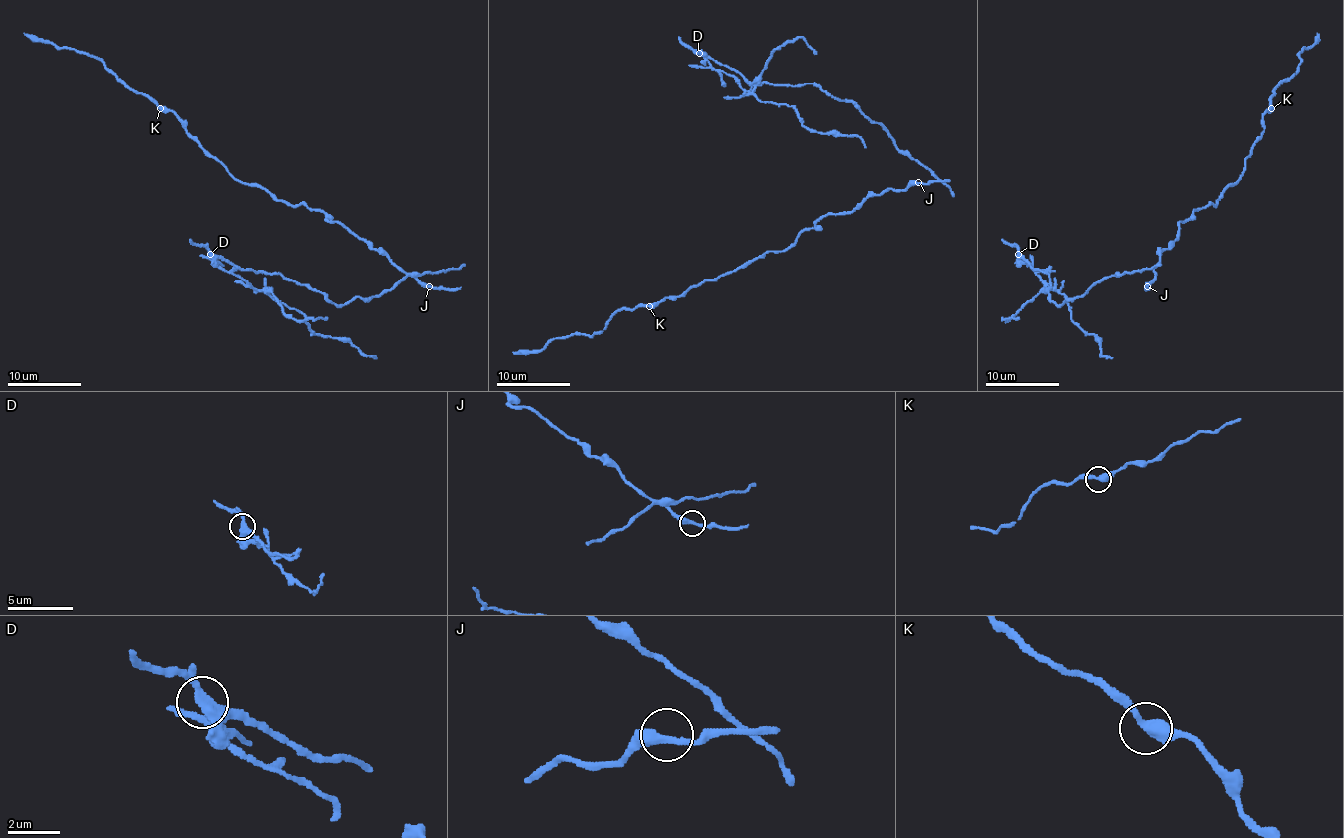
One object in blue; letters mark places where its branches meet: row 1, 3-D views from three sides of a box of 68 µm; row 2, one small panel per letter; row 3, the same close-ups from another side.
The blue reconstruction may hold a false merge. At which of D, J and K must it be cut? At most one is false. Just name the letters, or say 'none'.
D

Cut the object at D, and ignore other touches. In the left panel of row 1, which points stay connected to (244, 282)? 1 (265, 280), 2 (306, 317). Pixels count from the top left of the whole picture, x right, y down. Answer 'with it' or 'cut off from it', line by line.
1: with it
2: with it

